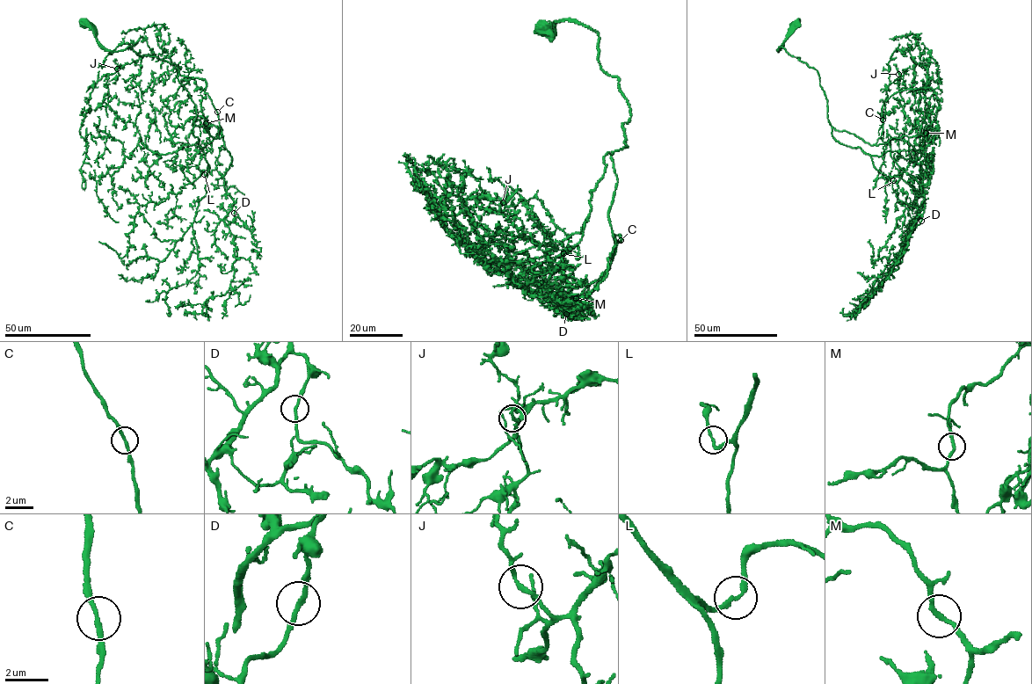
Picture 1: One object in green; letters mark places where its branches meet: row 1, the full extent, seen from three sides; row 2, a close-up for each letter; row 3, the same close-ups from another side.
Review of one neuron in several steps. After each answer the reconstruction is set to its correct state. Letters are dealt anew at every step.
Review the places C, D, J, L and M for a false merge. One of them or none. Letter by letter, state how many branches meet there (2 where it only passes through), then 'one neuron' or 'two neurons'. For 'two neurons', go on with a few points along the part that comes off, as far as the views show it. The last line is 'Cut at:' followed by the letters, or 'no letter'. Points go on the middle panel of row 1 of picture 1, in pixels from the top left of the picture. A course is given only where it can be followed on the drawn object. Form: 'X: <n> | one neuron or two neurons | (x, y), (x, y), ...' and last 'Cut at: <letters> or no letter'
C: 2 | one neuron
D: 2 | one neuron
J: 2 | one neuron
L: 2 | one neuron
M: 2 | one neuron
Cut at: no letter

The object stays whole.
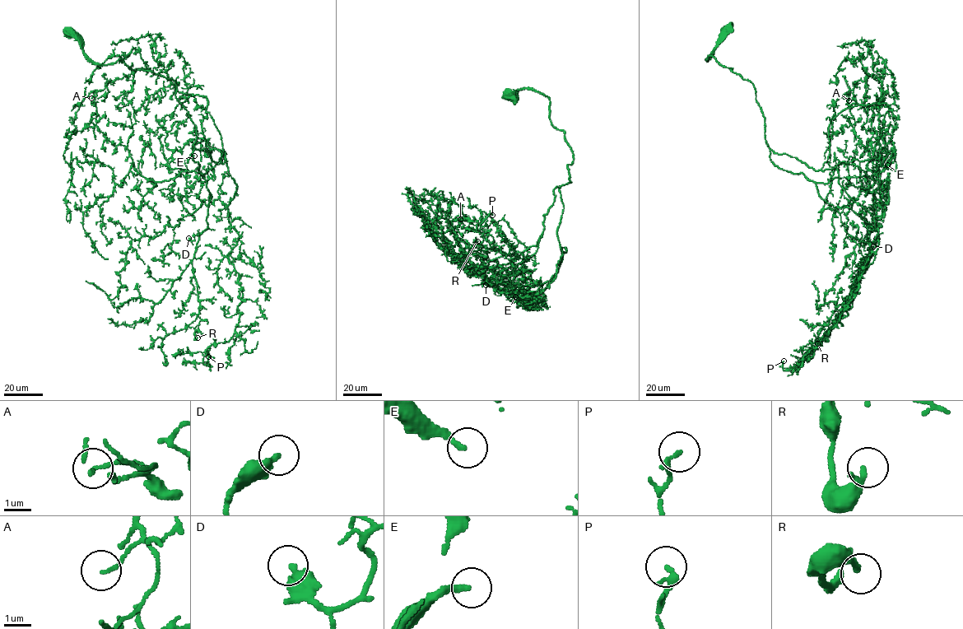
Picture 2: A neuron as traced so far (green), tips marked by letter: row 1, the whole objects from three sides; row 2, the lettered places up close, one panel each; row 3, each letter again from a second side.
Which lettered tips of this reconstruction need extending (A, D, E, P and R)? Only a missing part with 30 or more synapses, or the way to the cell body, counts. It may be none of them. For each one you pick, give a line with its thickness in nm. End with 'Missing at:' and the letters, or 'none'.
Missing at: none

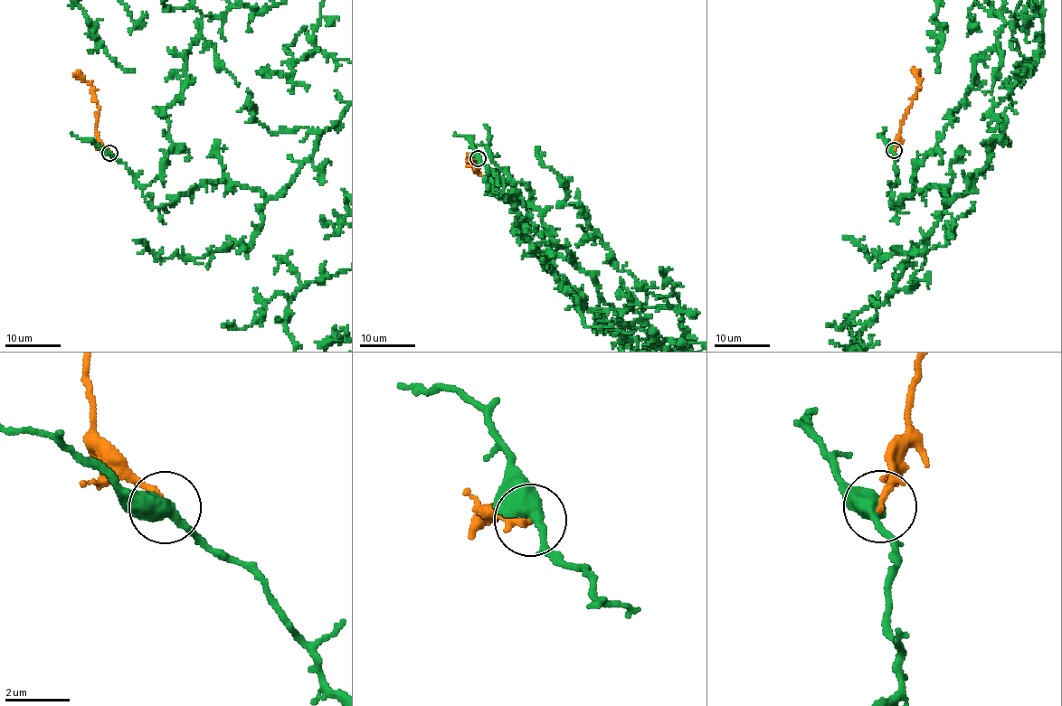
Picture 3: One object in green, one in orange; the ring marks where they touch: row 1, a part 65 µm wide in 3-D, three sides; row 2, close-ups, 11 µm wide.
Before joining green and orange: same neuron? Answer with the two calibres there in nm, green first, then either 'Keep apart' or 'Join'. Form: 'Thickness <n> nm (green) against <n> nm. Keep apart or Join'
Thickness 480 nm (green) against 200 nm. Join

